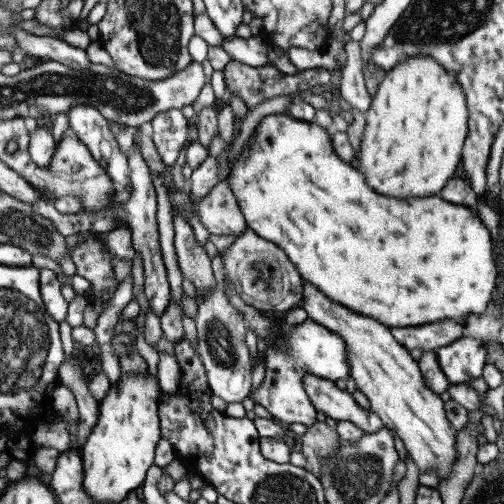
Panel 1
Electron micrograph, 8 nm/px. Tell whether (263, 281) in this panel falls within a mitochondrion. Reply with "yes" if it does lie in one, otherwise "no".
yes

